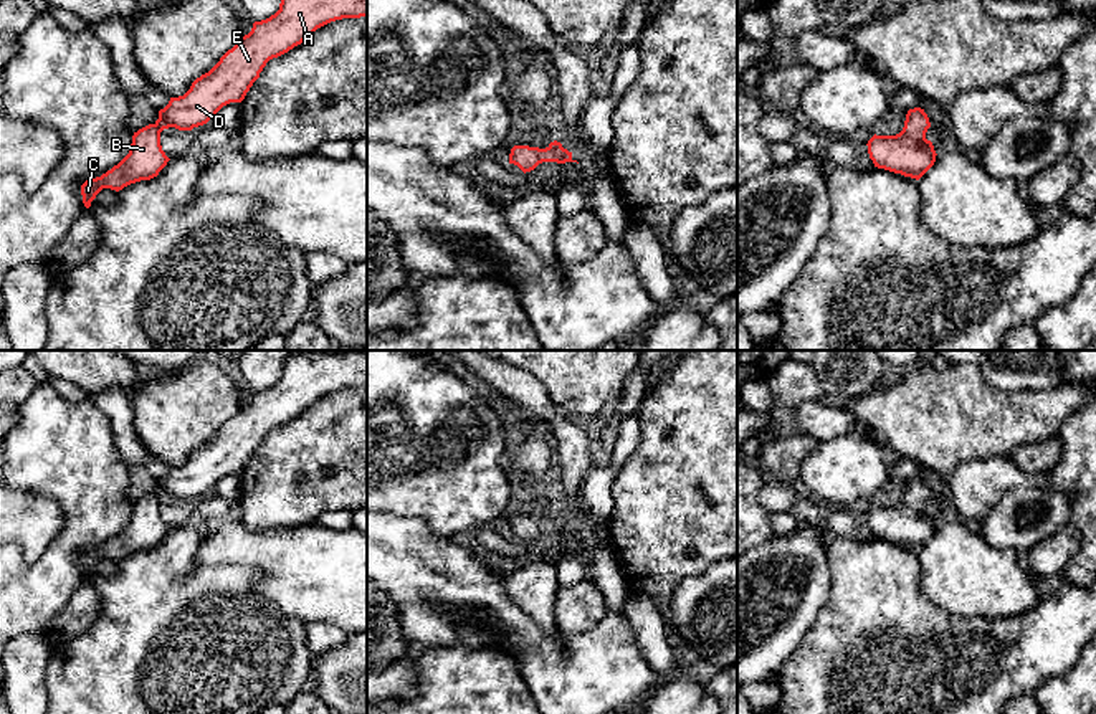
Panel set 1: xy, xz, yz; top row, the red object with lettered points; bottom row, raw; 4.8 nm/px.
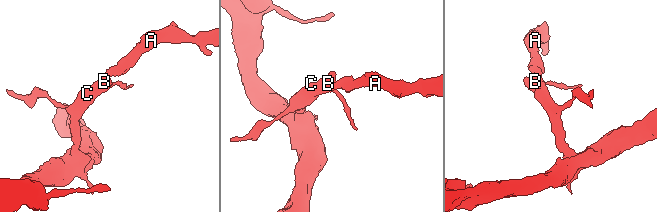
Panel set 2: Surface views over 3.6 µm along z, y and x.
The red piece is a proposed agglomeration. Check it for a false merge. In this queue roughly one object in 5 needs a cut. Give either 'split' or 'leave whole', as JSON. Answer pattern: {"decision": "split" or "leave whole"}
{"decision": "leave whole"}

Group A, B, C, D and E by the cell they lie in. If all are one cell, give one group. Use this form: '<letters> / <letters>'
A B C D E

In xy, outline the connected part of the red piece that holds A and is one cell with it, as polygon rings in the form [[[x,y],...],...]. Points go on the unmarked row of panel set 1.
[[[299,350],[293,352],[279,374],[279,380],[266,390],[255,392],[248,405],[228,420],[220,431],[205,445],[197,448],[190,459],[179,468],[170,468],[169,474],[159,481],[159,489],[132,506],[129,524],[101,547],[86,550],[81,555],[83,574],[86,578],[102,559],[122,560],[124,557],[150,550],[170,531],[160,516],[160,502],[169,497],[192,501],[215,489],[217,483],[230,474],[241,473],[260,448],[266,433],[301,415],[317,398],[342,388],[367,387],[367,350]]]

